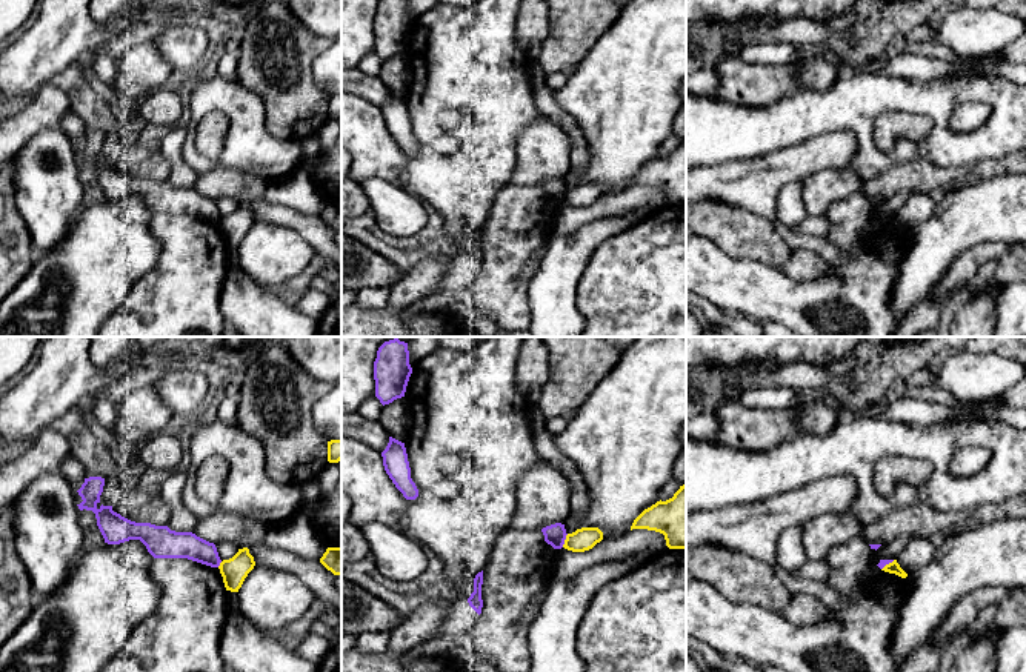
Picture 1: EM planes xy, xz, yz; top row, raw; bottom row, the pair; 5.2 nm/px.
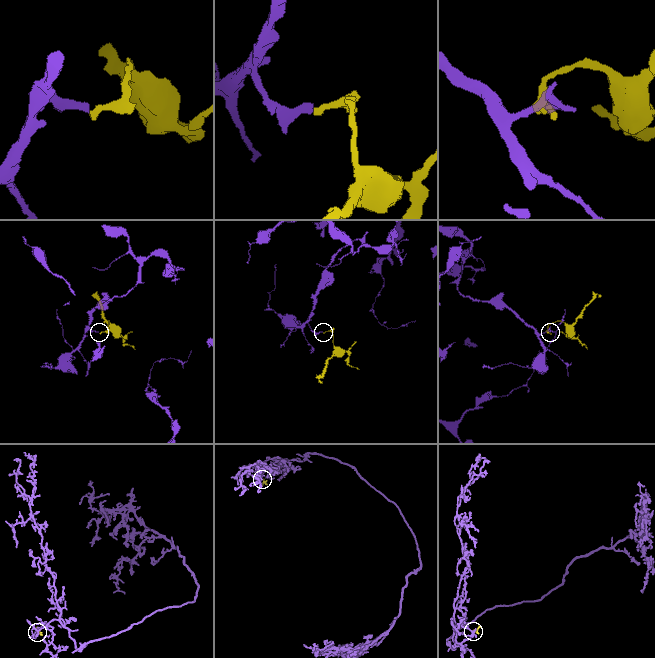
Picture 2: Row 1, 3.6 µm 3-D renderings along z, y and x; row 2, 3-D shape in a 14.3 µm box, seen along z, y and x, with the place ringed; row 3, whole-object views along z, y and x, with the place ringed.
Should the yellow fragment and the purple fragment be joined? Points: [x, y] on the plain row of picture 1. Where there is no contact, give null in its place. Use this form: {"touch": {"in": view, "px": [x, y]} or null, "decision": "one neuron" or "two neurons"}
{"touch": {"in": "xz", "px": [565, 196]}, "decision": "two neurons"}

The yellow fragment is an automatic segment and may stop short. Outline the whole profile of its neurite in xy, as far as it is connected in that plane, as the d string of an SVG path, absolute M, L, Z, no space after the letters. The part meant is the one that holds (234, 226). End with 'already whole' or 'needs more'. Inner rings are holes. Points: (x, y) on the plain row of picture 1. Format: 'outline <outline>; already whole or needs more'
outline M248 203L238 205L232 214L223 215L218 225L223 232L226 246L238 248L254 221L255 217Z; already whole

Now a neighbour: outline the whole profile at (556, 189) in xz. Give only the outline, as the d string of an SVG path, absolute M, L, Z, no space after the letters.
M555 178L541 185L545 191L545 197L551 200L554 205L561 205L566 195L565 180Z

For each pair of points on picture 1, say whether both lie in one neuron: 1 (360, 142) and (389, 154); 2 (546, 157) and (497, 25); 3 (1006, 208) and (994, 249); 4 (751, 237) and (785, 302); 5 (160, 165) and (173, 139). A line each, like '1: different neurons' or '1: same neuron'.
1: same neuron
2: different neurons
3: different neurons
4: different neurons
5: different neurons

